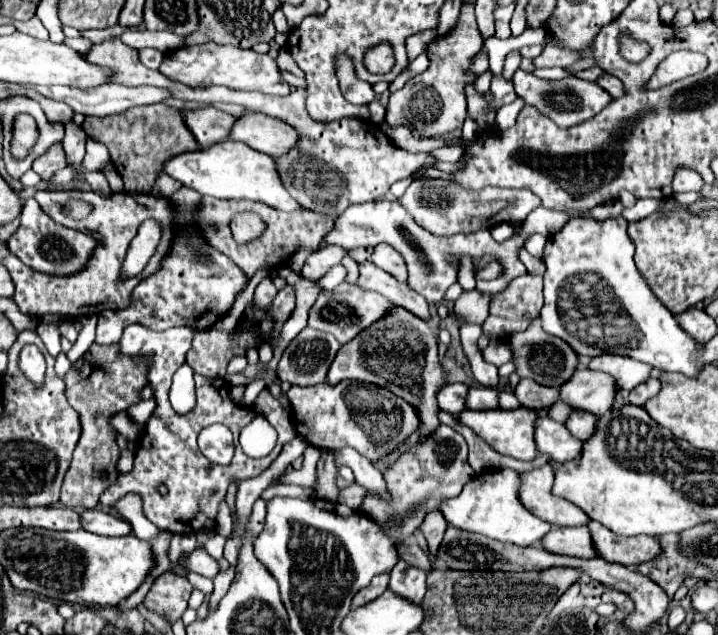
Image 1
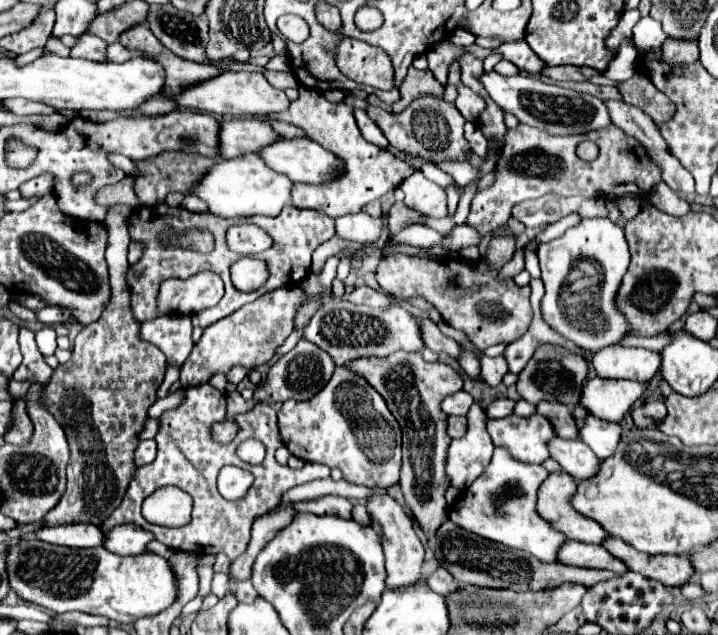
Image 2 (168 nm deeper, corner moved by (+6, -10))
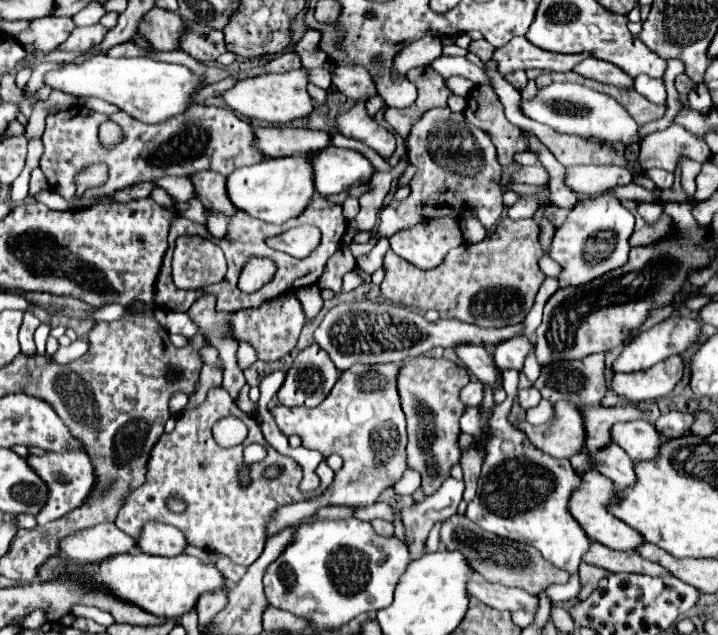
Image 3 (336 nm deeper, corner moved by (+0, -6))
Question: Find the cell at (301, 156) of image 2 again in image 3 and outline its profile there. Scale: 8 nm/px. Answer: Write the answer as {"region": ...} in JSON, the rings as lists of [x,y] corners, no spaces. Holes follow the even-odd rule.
{"region":[[[328,145],[320,151],[310,151],[308,159],[320,195],[336,195],[364,185],[372,175],[372,163],[354,149]]]}

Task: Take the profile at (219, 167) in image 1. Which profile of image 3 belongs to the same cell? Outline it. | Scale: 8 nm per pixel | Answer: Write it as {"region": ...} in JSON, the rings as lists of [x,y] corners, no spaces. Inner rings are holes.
{"region":[[[304,155],[264,159],[256,165],[234,169],[226,179],[226,187],[230,201],[238,211],[272,225],[282,225],[288,219],[300,215],[300,211],[304,211],[308,201],[316,195],[310,163]]]}

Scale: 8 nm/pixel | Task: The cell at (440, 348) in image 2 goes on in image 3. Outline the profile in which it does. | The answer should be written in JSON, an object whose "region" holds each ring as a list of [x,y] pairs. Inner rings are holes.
{"region":[[[460,343],[454,347],[458,359],[484,383],[488,383],[490,387],[494,387],[496,381],[496,367],[492,363],[492,359],[488,357],[488,353],[478,347],[478,345],[470,345],[470,343]]]}

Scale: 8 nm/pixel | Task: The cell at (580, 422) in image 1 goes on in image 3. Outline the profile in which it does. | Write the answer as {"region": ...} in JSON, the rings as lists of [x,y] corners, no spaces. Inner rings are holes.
{"region":[[[628,421],[616,423],[610,431],[612,443],[622,447],[634,461],[652,459],[658,455],[660,435],[652,423],[646,421]]]}

